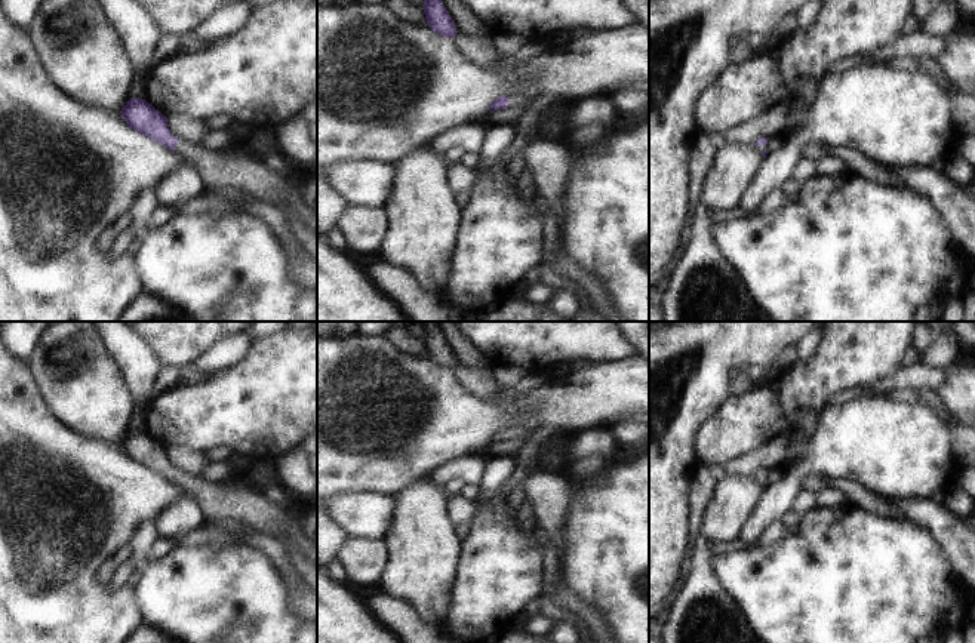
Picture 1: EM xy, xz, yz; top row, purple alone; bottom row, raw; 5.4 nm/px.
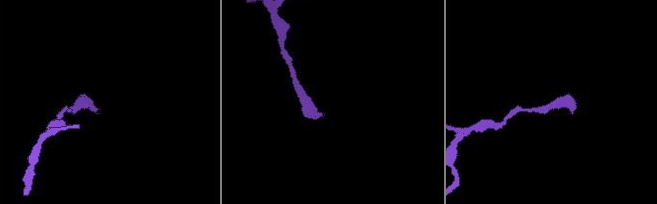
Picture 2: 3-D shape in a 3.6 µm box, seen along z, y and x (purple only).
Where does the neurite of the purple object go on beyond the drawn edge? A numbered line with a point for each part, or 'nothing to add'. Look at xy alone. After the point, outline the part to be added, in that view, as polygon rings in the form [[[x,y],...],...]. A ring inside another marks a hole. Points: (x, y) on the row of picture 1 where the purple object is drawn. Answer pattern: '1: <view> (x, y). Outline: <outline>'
1: xy (217, 169). Outline: [[[179,142],[176,151],[194,166],[206,191],[233,188],[279,209],[292,237],[317,261],[317,234],[287,207],[293,188],[268,170],[262,160],[225,151],[206,151],[185,142]]]

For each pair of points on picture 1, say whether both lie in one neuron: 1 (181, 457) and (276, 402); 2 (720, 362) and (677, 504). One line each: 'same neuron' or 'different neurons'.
1: different neurons
2: same neuron

